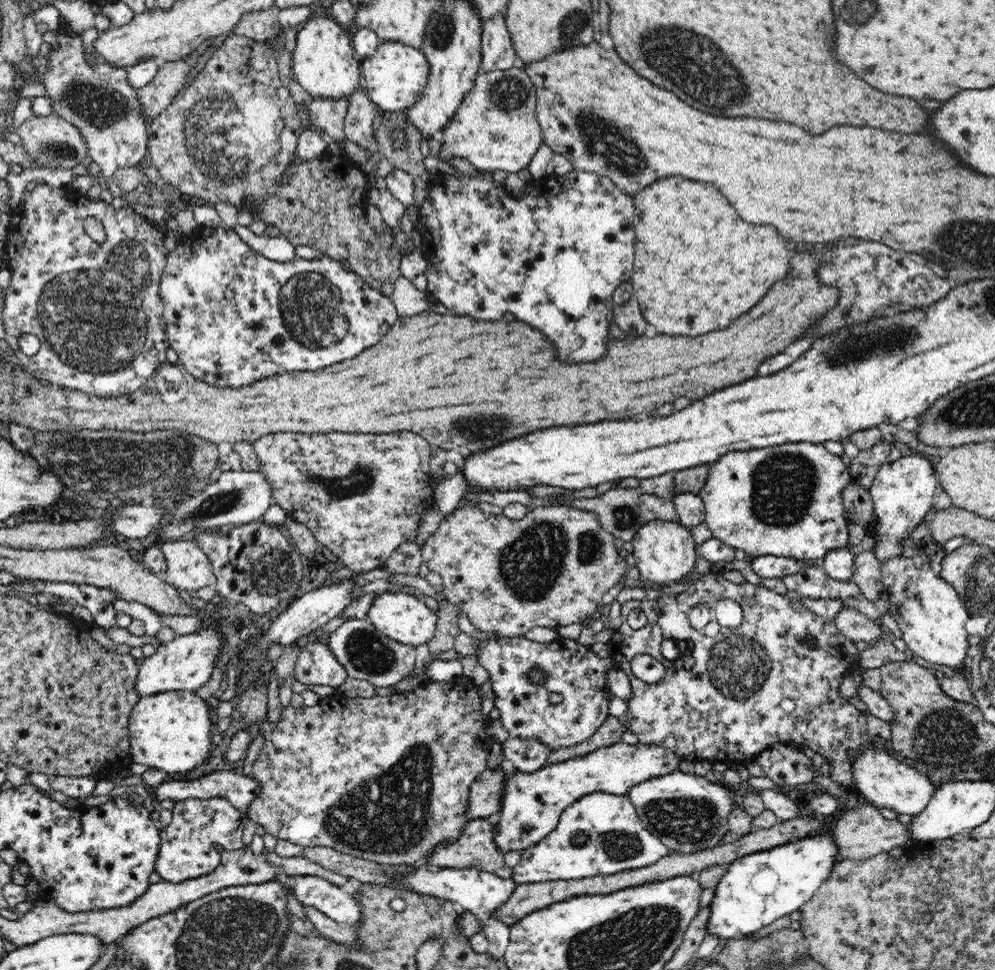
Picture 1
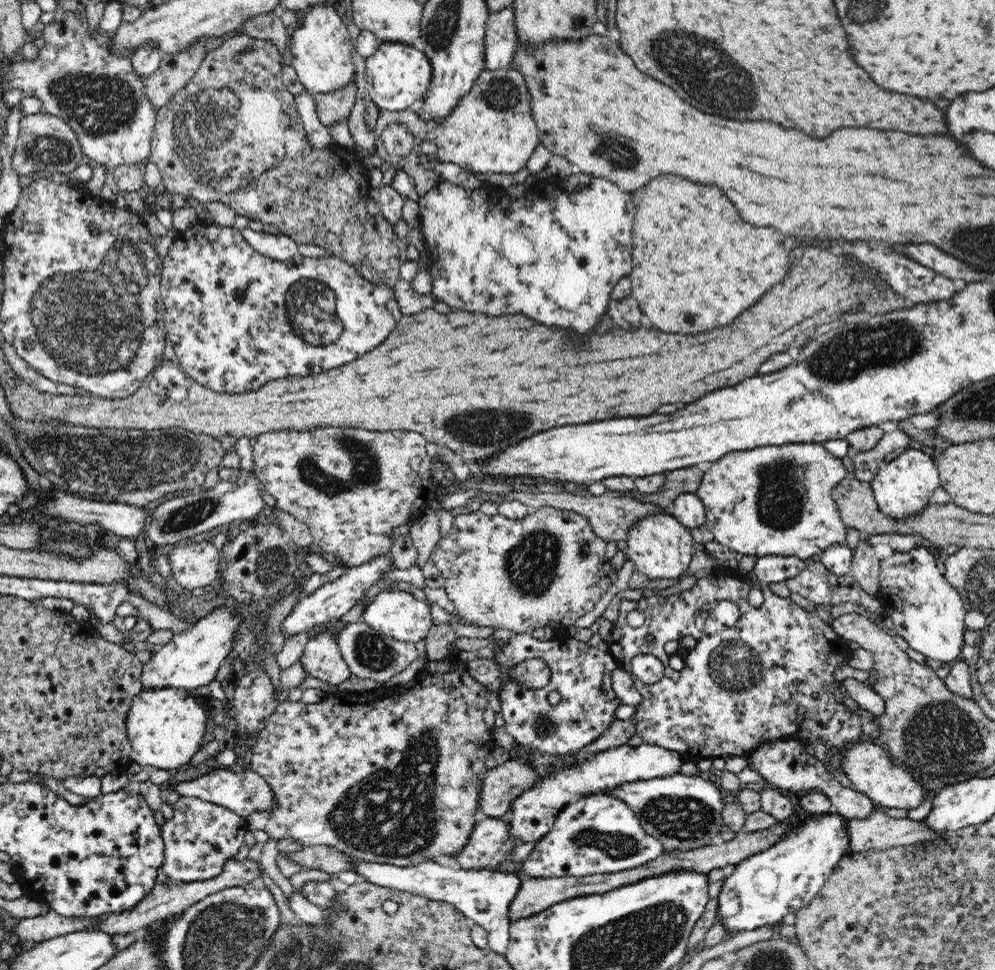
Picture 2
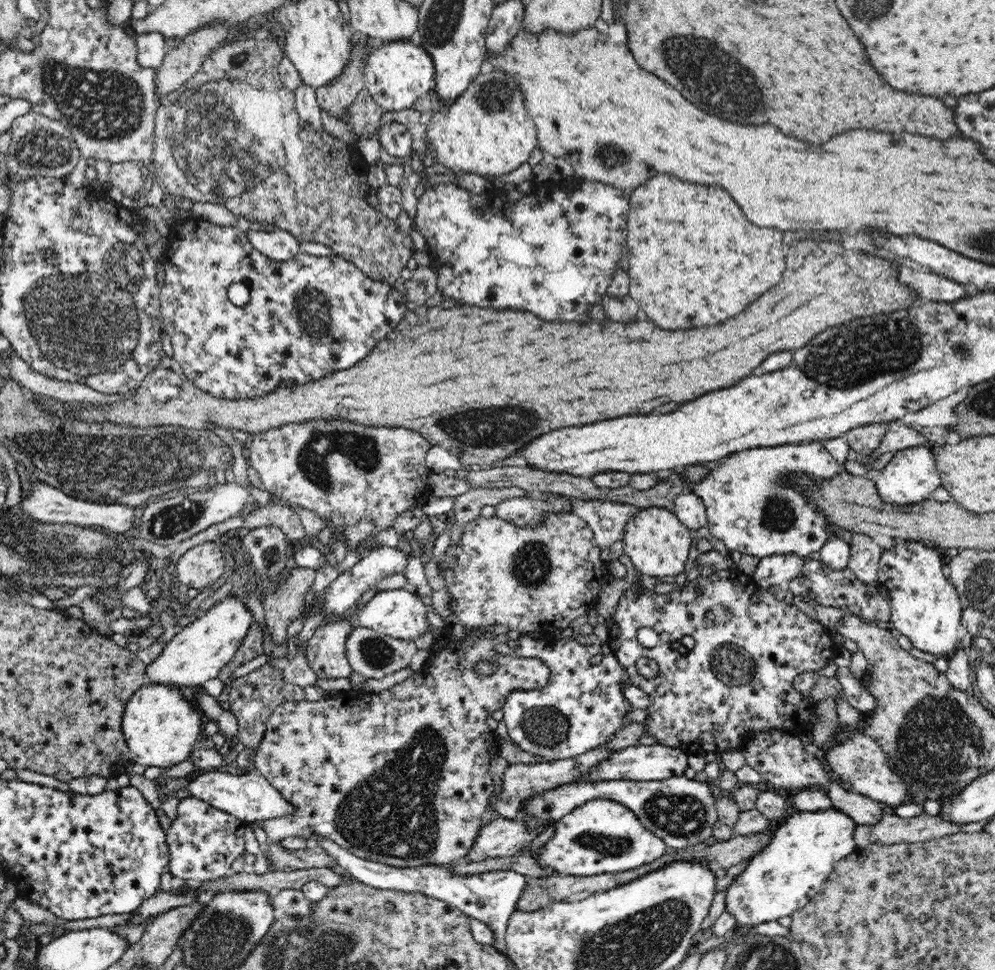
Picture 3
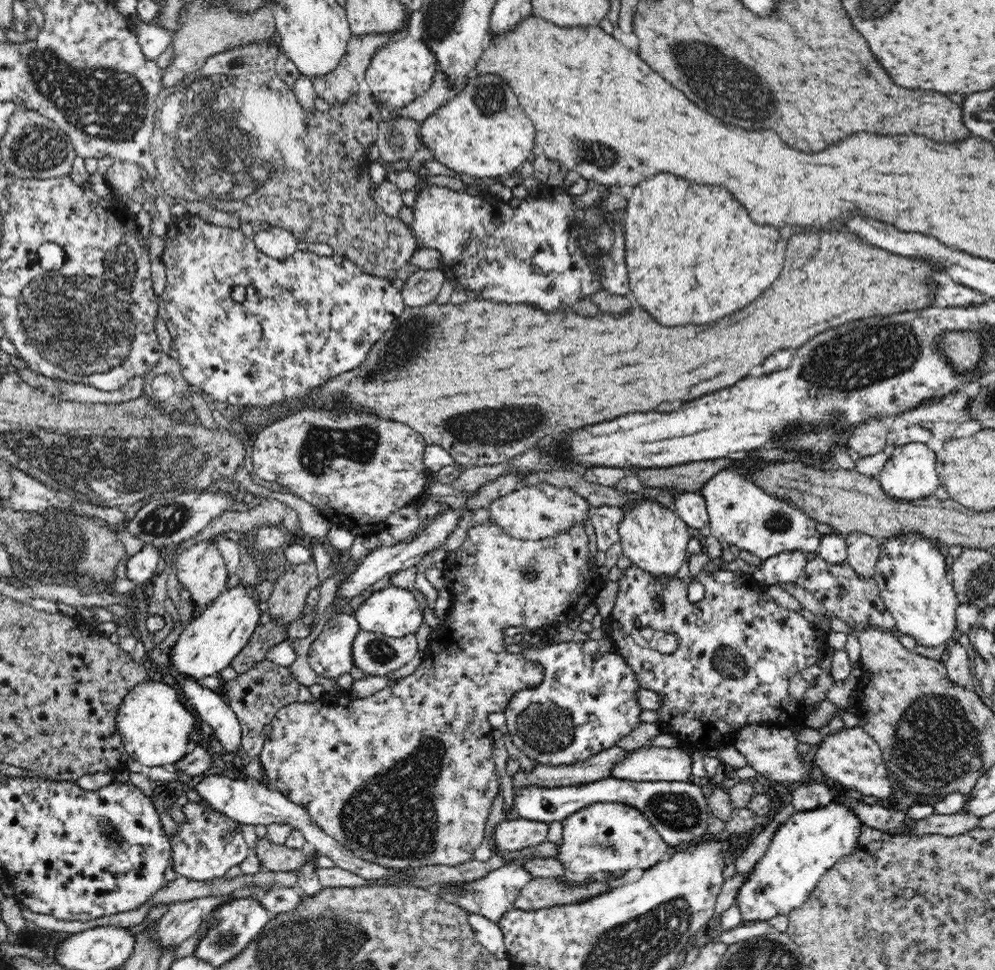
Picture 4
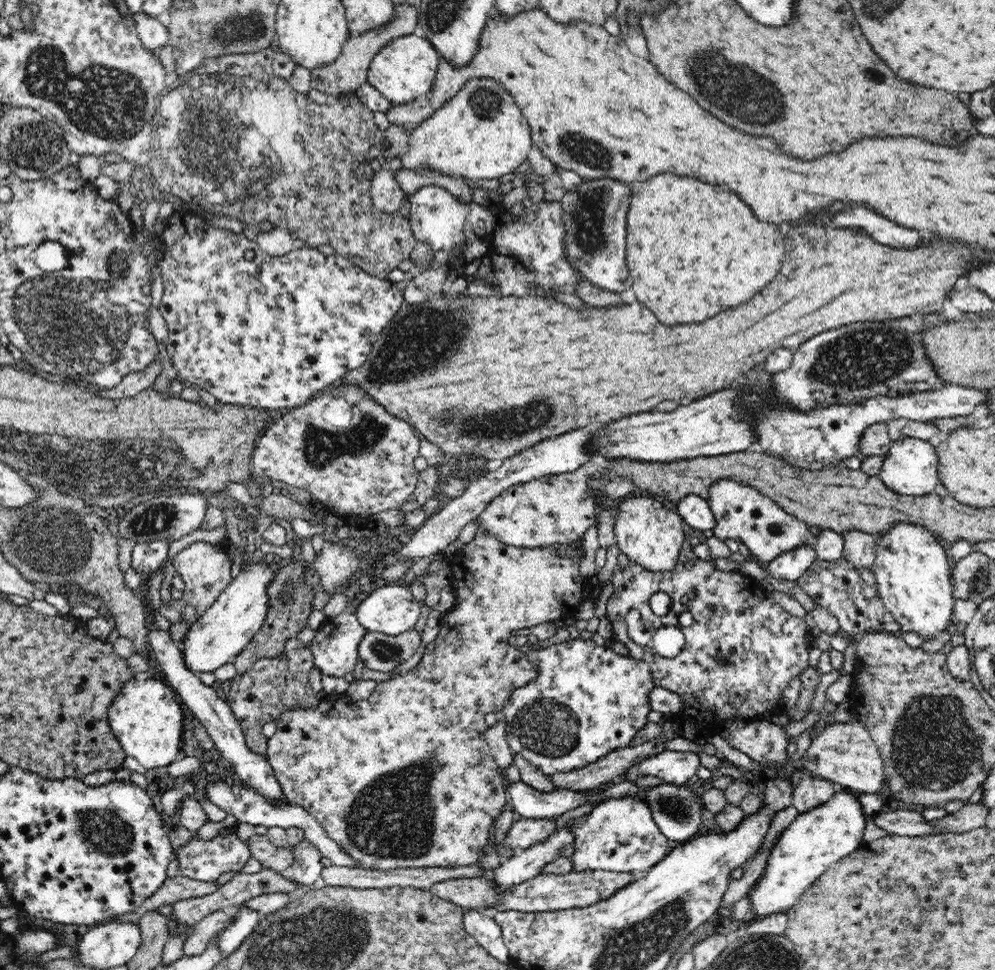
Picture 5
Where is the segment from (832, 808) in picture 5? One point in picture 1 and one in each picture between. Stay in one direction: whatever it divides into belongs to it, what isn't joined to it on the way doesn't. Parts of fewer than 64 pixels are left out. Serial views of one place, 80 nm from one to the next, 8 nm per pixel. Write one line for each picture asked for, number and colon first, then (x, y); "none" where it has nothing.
1: (757, 889)
2: (759, 891)
3: (783, 877)
4: (807, 845)

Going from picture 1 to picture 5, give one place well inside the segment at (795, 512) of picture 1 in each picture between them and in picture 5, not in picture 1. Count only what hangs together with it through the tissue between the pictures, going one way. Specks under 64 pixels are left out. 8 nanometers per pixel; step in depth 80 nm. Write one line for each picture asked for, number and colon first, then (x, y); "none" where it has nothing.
2: (772, 500)
3: (753, 506)
4: (741, 513)
5: (742, 513)

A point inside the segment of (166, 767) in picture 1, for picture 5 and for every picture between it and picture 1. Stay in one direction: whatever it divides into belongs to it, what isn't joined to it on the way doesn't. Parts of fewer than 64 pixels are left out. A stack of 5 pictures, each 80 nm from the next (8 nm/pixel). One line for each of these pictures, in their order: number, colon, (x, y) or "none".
2: (166, 727)
3: (160, 726)
4: (155, 726)
5: (147, 720)

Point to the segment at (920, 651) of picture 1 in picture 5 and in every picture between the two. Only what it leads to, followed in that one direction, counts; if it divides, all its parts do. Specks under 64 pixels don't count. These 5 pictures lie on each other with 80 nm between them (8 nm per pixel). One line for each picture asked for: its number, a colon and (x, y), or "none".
2: (927, 611)
3: (925, 607)
4: (910, 574)
5: (913, 576)

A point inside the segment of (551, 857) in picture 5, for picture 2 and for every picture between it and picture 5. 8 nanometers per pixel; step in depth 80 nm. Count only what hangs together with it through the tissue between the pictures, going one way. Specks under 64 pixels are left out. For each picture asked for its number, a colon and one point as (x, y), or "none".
2: (483, 895)
3: (490, 897)
4: (491, 896)

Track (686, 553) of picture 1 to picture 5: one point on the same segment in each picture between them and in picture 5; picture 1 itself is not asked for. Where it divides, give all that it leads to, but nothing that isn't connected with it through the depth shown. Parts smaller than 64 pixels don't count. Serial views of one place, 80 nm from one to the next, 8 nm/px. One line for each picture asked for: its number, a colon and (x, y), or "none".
2: (661, 547)
3: (659, 545)
4: (654, 538)
5: (649, 534)

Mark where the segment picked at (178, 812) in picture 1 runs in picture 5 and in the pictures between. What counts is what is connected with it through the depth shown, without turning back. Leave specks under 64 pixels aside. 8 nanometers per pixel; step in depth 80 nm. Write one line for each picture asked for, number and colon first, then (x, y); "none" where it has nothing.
2: (198, 839)
3: (203, 841)
4: (208, 843)
5: (205, 860)

